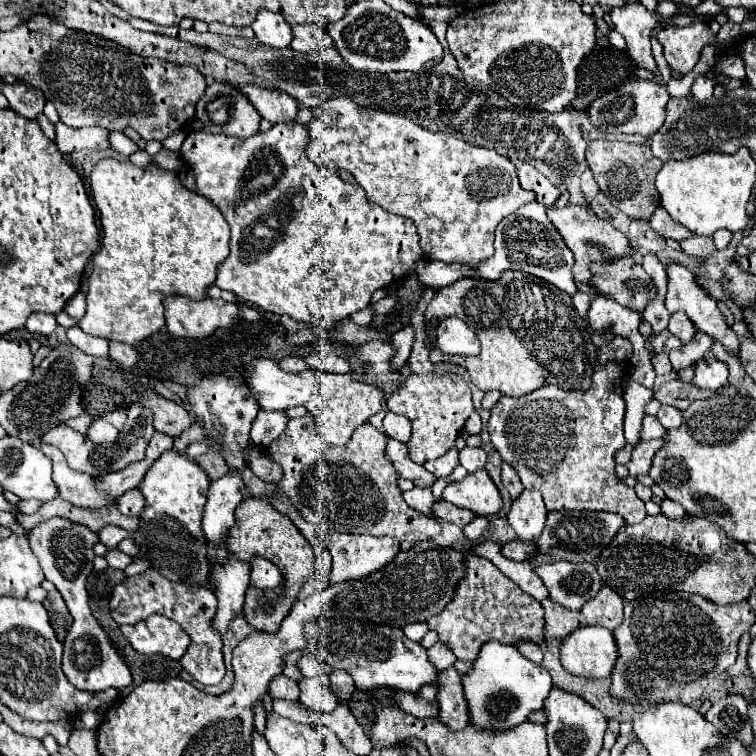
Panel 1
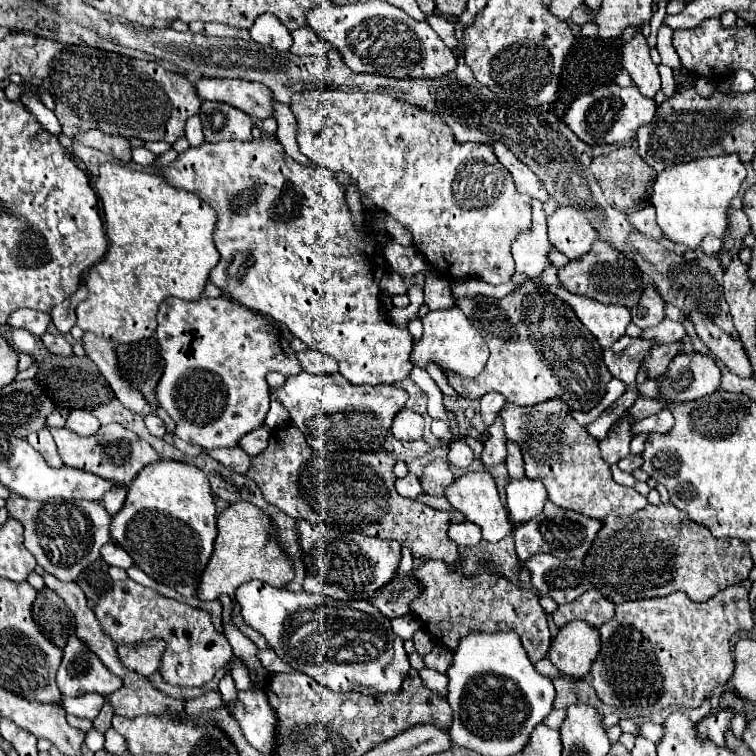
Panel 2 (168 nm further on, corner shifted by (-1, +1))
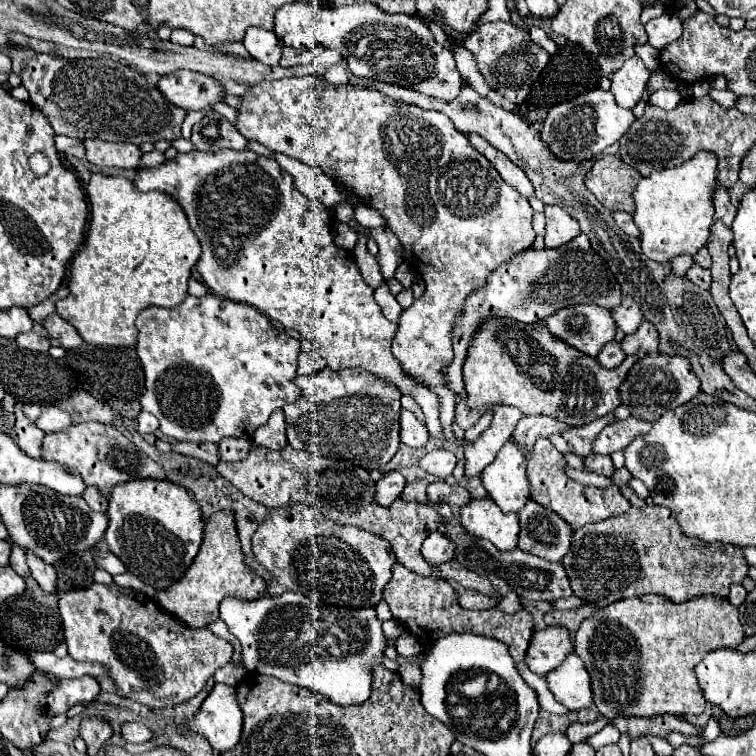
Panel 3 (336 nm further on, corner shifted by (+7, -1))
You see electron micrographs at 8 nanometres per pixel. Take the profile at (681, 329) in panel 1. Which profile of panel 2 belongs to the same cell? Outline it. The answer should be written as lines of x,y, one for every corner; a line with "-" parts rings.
668,317
658,323
656,327
650,327
650,329
644,329
642,331
642,339
648,339
648,341
656,341
656,345
664,345
664,343
676,343
680,341
682,337
686,335
684,327
678,323
678,321
670,321

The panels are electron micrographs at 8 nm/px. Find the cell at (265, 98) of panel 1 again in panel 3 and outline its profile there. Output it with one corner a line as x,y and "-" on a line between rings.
188,69
164,75
156,87
170,103
186,111
208,111
224,99
224,89
216,79

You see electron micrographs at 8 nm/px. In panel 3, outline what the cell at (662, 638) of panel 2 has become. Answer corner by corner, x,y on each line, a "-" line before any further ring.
650,593
620,599
584,619
574,637
574,651
590,673
594,707
608,721
620,715
700,715
706,699
696,683
694,667
706,653
722,647
734,649
742,639
738,609
726,597
702,595
678,605
664,595

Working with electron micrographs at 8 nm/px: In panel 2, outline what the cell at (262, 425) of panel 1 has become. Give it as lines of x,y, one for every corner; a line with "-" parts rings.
262,425
260,429
254,429
252,433
244,435
244,437
238,441
238,445
240,445
240,449
244,449
250,457
254,457
254,455
258,455
258,453
266,447
268,437
270,437
270,431
268,431
266,425

